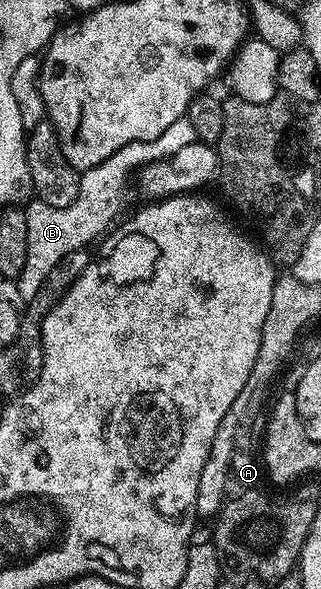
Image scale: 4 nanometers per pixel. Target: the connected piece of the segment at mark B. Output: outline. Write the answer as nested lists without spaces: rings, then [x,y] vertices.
[[[187,116],[182,117],[177,119],[177,123],[165,127],[157,140],[148,141],[142,146],[144,158],[139,153],[131,154],[132,150],[126,148],[109,155],[109,159],[97,163],[97,167],[82,170],[77,199],[73,199],[69,207],[53,207],[38,199],[28,200],[25,212],[29,223],[29,247],[25,247],[25,271],[21,271],[17,282],[24,302],[29,303],[35,298],[49,271],[53,271],[53,267],[57,267],[57,263],[61,263],[69,251],[87,249],[90,241],[98,242],[116,224],[115,216],[123,209],[123,192],[127,189],[127,180],[131,175],[133,177],[137,167],[144,162],[171,157],[181,151],[181,147],[189,147],[189,143],[196,139],[193,123],[189,123]]]

